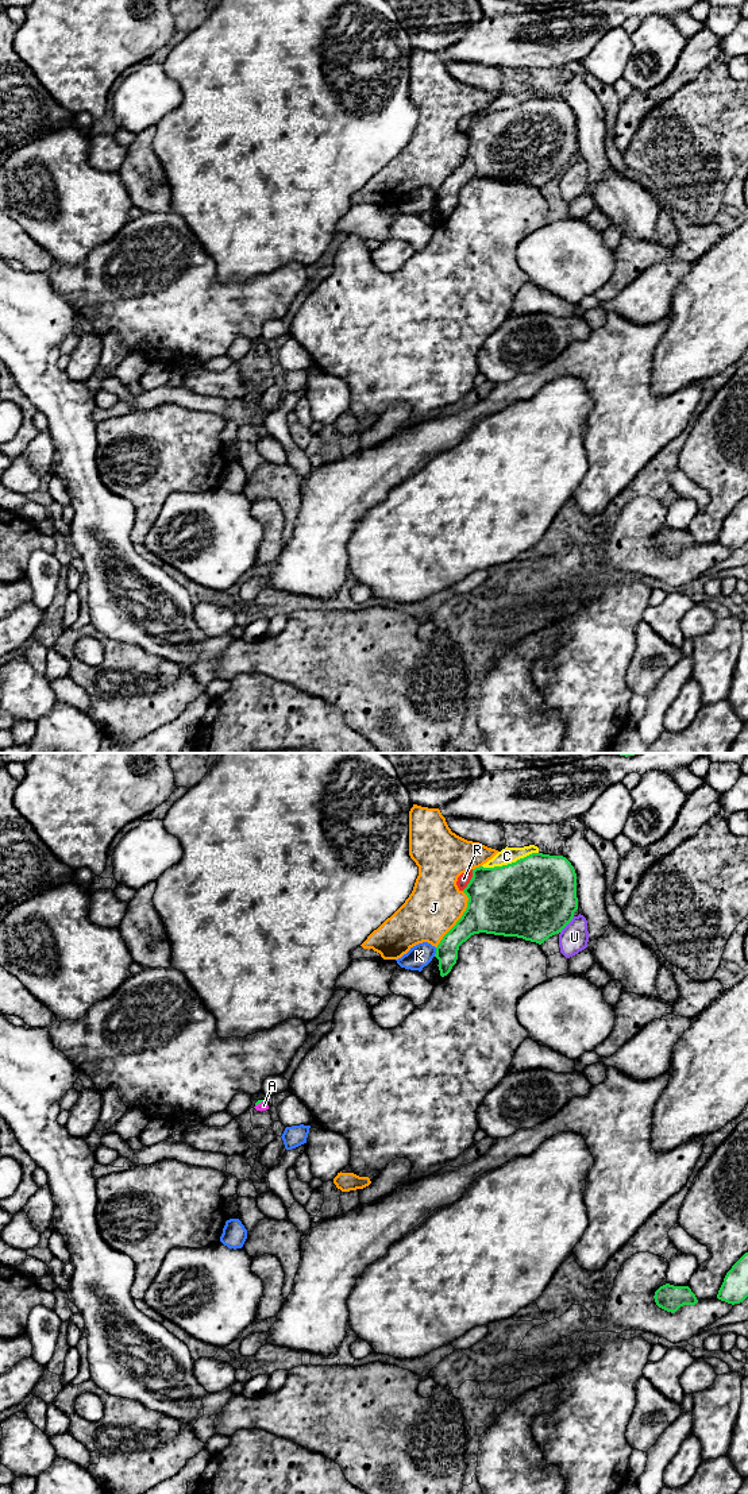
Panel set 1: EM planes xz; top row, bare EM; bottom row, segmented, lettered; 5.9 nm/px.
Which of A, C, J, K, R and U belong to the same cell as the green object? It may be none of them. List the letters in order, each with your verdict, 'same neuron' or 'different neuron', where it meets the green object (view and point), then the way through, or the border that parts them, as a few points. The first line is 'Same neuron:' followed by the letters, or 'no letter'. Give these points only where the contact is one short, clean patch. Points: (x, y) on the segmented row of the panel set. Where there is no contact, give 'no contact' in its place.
Same neuron: A
A: same neuron; meets green in xz at (259, 1103); runs through xz (258, 1101), (259, 1103), (263, 1105)
C: different neuron; meets green in xz at (509, 864)
J: different neuron; meets green in xz at (459, 919)
K: different neuron; meets green in xz at (436, 952)
R: different neuron; meets green in xz at (470, 880)
U: different neuron; meets green in xz at (567, 923)

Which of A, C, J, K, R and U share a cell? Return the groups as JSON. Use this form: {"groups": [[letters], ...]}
{"groups": [["A"], ["C"], ["J"], ["K"], ["R"], ["U"]]}

